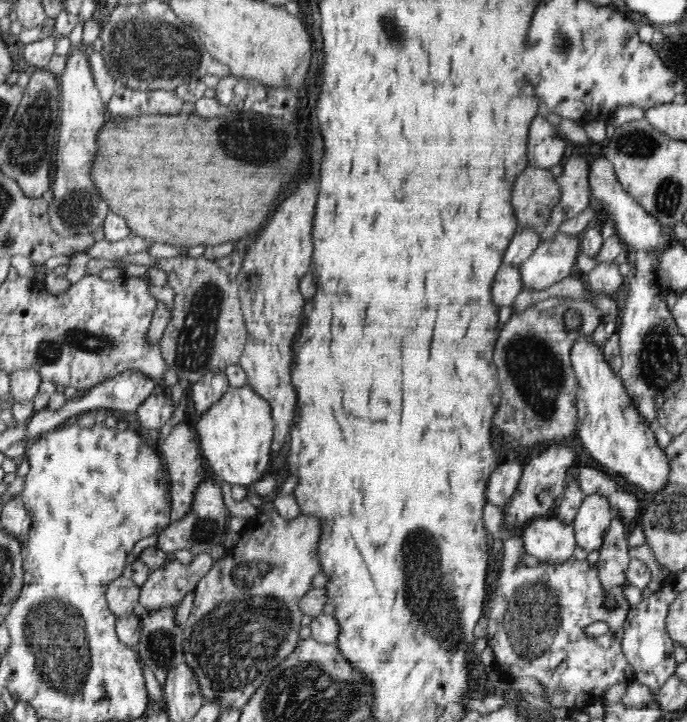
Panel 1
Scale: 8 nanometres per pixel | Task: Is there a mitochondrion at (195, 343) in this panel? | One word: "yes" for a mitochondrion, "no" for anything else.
yes

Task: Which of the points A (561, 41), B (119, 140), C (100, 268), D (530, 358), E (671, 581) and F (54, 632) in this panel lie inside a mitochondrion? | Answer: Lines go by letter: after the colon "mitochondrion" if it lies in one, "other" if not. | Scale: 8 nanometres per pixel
A: mitochondrion
B: other
C: other
D: mitochondrion
E: other
F: mitochondrion

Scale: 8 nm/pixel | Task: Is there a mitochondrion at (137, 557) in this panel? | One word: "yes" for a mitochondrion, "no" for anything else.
no

